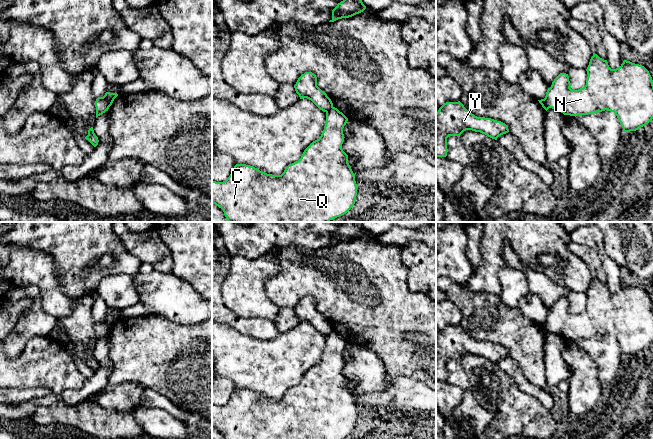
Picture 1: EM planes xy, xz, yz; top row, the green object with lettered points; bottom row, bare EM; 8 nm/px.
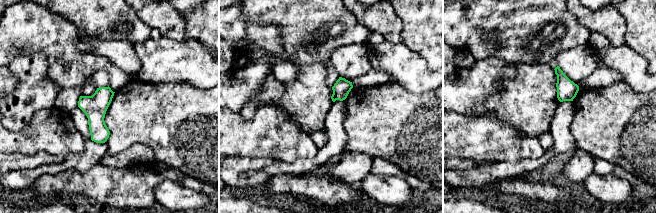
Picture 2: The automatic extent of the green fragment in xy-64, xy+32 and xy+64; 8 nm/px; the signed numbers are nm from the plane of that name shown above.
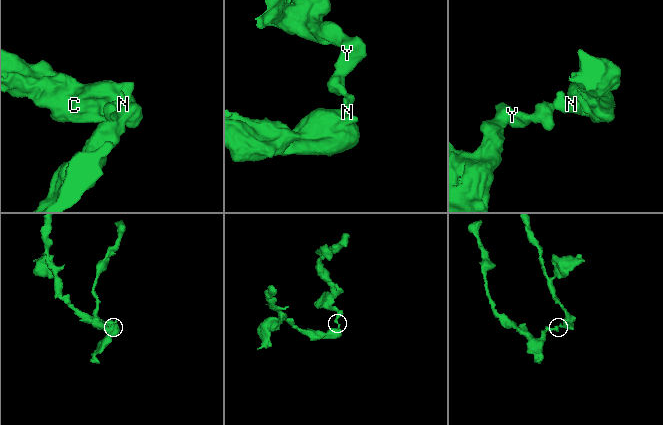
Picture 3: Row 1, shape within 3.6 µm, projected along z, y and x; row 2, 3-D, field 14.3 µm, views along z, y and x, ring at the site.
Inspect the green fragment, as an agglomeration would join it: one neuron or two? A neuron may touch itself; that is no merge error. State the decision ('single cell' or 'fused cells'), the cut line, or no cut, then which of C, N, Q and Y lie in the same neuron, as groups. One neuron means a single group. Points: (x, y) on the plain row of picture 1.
fused cells; cut xy (103, 320), (109, 330); groups C N Q / Y

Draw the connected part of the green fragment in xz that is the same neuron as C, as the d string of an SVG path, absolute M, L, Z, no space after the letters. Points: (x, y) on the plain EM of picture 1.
M337 332L326 336L326 345L321 360L303 376L301 382L289 388L281 399L272 399L246 389L236 388L230 400L223 406L212 405L212 427L221 432L224 439L344 439L355 428L357 408L355 398L343 375L343 352L348 342Z

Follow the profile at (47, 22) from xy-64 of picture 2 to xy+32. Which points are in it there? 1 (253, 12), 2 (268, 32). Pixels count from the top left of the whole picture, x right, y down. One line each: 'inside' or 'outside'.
1: outside
2: inside

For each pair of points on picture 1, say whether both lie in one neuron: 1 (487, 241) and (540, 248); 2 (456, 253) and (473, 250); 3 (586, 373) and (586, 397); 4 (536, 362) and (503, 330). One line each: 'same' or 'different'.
1: same
2: different
3: same
4: same

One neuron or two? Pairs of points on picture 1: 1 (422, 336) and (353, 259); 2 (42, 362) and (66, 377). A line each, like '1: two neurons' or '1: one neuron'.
1: one neuron
2: one neuron

